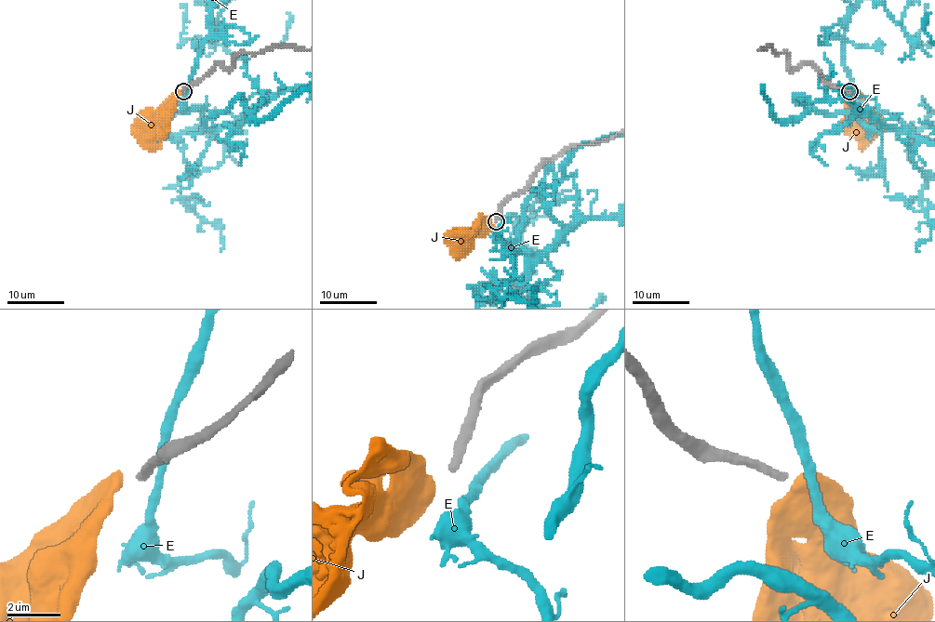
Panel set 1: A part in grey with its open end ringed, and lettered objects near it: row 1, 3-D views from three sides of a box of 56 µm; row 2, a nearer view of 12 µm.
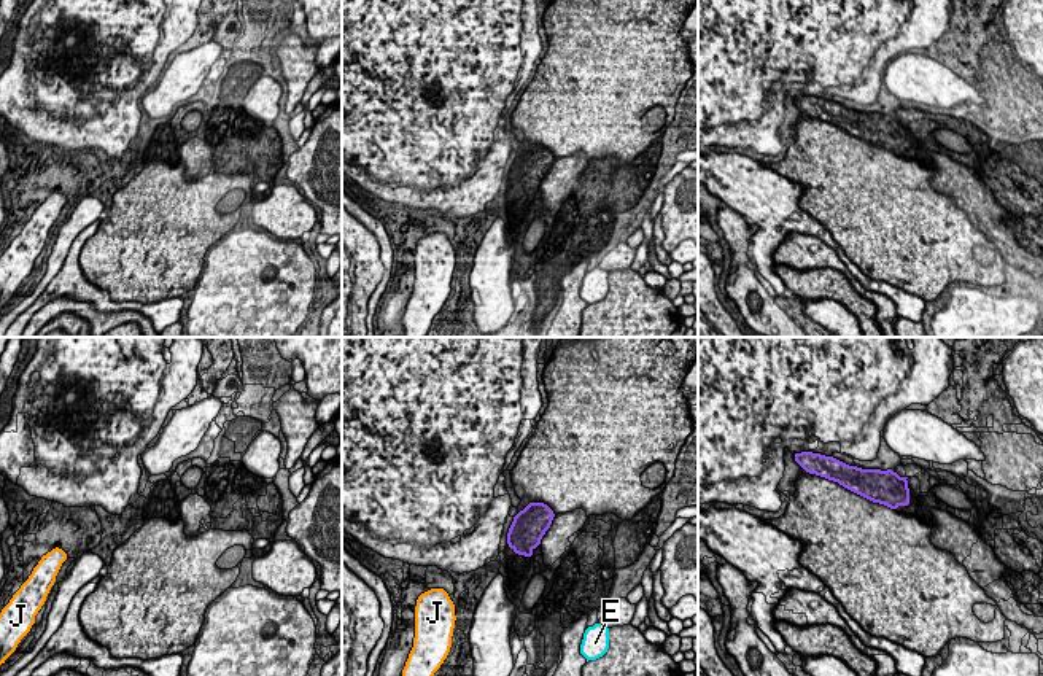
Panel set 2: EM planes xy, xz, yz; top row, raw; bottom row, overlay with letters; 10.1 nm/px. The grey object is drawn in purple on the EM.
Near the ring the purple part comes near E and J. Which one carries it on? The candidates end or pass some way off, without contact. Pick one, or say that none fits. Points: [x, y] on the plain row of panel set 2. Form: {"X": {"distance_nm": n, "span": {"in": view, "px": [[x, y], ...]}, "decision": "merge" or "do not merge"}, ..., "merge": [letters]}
{"E": {"distance_nm": 950, "span": {"in": "xz", "px": [[530, 199], [589, 271]]}, "decision": "do not merge"}, "J": {"distance_nm": 800, "span": {"in": "xz", "px": [[509, 190], [447, 237]]}, "decision": "do not merge"}, "merge": []}

